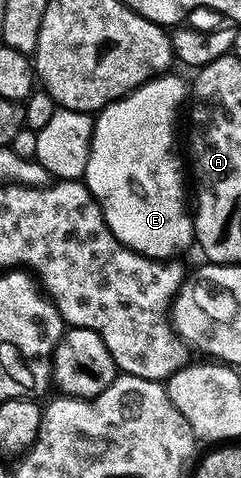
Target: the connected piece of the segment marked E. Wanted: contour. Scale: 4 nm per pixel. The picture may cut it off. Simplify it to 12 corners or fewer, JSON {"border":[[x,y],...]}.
{"border":[[161,75],[100,110],[83,181],[143,257],[194,241]]}

